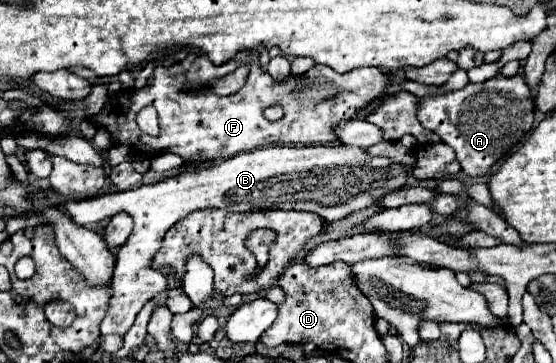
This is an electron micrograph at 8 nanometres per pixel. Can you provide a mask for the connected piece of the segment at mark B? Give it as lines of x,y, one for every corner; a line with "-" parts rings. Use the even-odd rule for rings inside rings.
268,146
260,150
250,150
250,152
240,152
228,160
222,160
216,166
202,168
198,172
186,172
178,174
174,178
166,178
156,184
146,184
134,190
126,192
116,192
116,194
102,194
102,196
90,196
90,198
64,198
56,206
62,208
72,222
78,226
92,226
102,222
104,218
112,218
118,212
126,212
134,220
134,230
128,240
118,251
116,256
116,266
112,272
110,280
110,302
108,302
108,312
104,320
100,322
100,332
102,334
126,334
130,326
134,324
136,314
142,310
142,306
156,298
160,292
168,290
166,276
158,270
152,268
152,260
156,252
162,246
164,234
184,216
196,210
204,208
220,208
228,212
256,212
256,210
304,210
304,212
314,212
322,216
328,222
340,220
356,210
368,208
376,202
376,198
382,198
384,194
404,188
406,182
410,180
410,168
402,164
394,164
392,160
384,156
370,156
366,150
356,148
356,146

